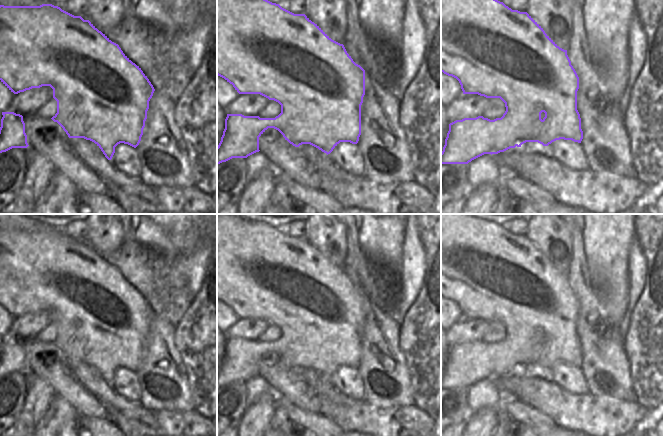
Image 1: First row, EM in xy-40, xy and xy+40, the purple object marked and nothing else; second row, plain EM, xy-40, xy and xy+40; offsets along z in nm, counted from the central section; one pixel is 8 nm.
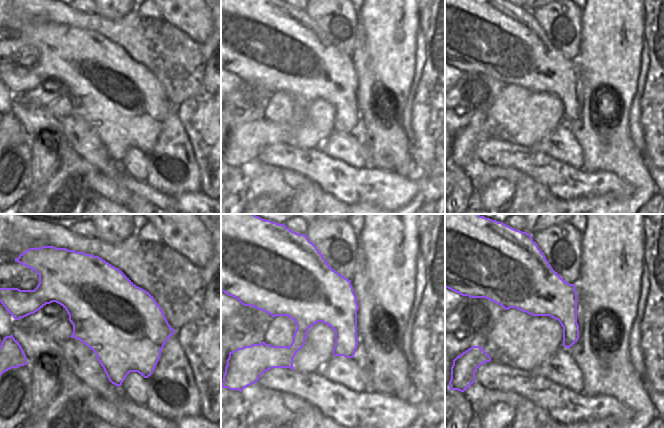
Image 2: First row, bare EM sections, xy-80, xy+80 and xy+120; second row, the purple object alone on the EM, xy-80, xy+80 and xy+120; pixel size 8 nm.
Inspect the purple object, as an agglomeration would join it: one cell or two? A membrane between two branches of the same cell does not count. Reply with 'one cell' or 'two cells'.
two cells

